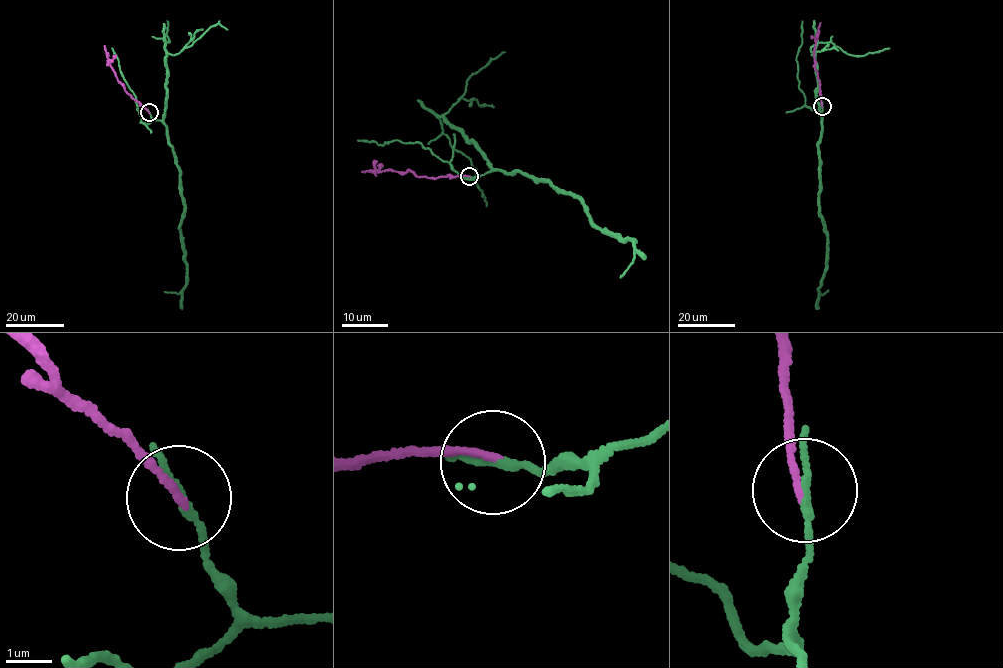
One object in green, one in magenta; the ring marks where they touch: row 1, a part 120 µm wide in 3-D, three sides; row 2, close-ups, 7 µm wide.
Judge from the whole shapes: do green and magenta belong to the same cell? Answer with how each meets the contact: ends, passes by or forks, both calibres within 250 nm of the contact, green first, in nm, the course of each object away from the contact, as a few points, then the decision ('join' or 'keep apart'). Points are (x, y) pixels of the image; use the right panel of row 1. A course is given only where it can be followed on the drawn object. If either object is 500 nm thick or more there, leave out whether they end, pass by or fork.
green passes by; magenta ends there; 160 nm thick on the green side, 160 nm on the other; green runs (822, 106), (818, 145), (819, 216), (827, 237), (827, 249), (825, 273), (818, 291), (822, 294), (828, 290); magenta runs (822, 106), (819, 81), (814, 66), (820, 22); keep apart

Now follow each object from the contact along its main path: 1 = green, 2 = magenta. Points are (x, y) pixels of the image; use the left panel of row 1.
1: (149, 112), (166, 127), (180, 172), (184, 205), (180, 228), (186, 281), (177, 293), (164, 292)
2: (149, 113), (117, 80), (104, 45)

